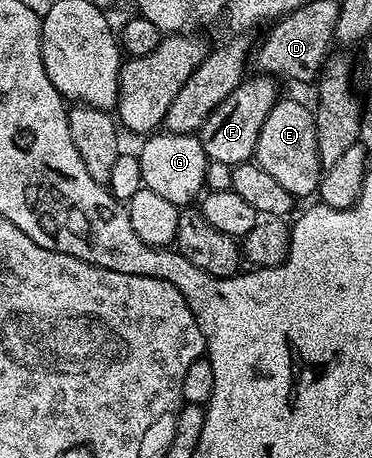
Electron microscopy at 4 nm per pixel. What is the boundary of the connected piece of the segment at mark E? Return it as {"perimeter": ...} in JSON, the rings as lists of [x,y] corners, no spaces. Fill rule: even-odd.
{"perimeter":[[[278,99],[271,114],[267,114],[267,122],[263,122],[263,130],[259,130],[255,162],[294,198],[313,196],[318,191],[323,169],[316,148],[316,122],[310,106],[308,108],[297,100]]]}

